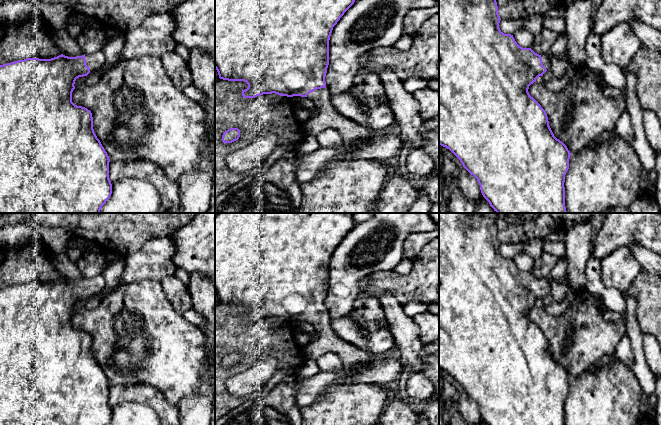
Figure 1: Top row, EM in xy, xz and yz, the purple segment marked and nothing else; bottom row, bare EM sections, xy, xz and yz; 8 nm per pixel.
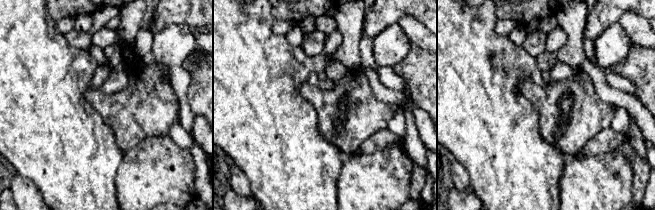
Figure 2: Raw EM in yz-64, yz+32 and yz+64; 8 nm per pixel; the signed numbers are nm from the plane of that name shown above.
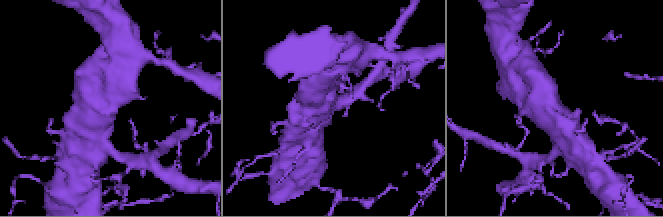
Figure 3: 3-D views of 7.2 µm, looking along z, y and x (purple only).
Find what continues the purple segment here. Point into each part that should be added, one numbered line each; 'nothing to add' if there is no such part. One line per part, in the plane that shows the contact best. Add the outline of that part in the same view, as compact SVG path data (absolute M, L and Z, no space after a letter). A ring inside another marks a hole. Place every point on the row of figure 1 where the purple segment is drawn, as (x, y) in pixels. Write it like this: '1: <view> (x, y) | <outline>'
1: xz (326, 116) | M326 87L316 89L307 95L317 112L302 124L303 133L317 137L325 129L336 128L340 131L345 145L352 149L371 135L371 129L338 114L331 104L330 96Z

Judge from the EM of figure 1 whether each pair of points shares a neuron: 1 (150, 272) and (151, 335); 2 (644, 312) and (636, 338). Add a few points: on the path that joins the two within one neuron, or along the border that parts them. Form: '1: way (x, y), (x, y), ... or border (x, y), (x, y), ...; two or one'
1: border (159, 281), (138, 280), (127, 284); two
2: border (636, 303), (636, 320), (639, 329), (643, 333); two

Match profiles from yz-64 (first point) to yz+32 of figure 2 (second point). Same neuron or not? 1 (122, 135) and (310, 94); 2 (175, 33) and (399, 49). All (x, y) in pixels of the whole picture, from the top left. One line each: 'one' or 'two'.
1: one
2: one

